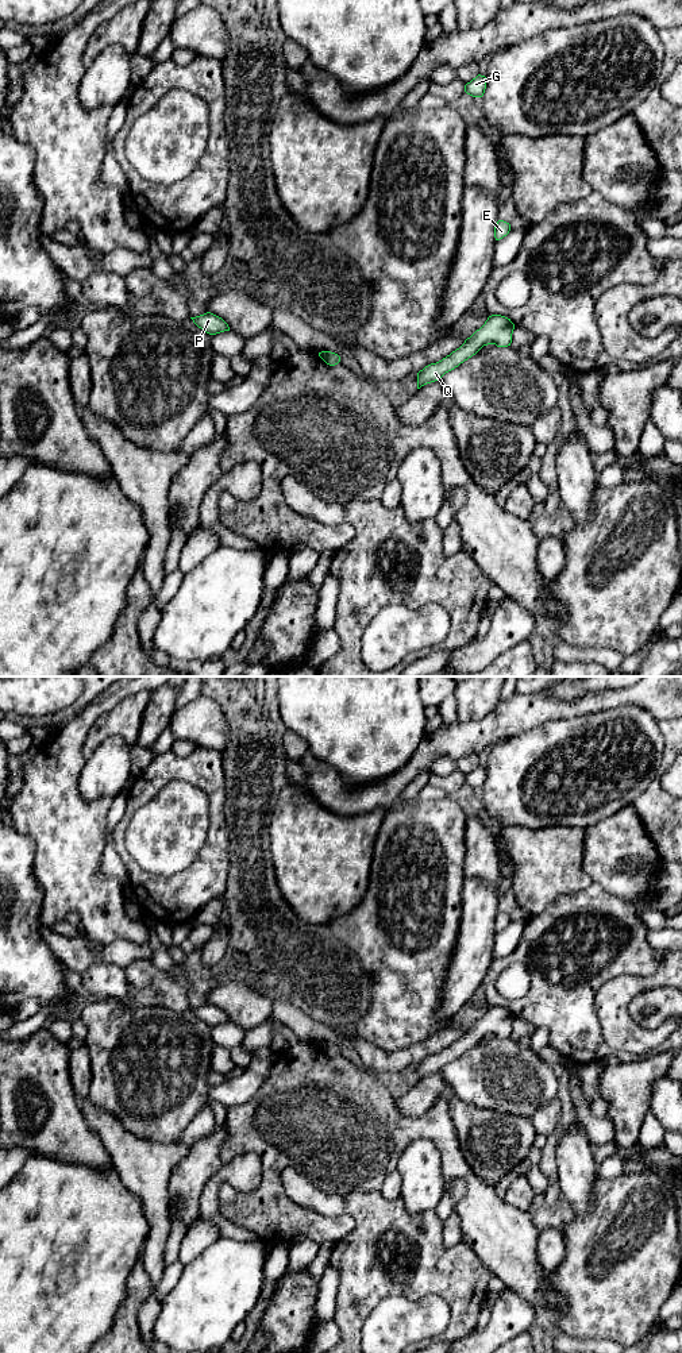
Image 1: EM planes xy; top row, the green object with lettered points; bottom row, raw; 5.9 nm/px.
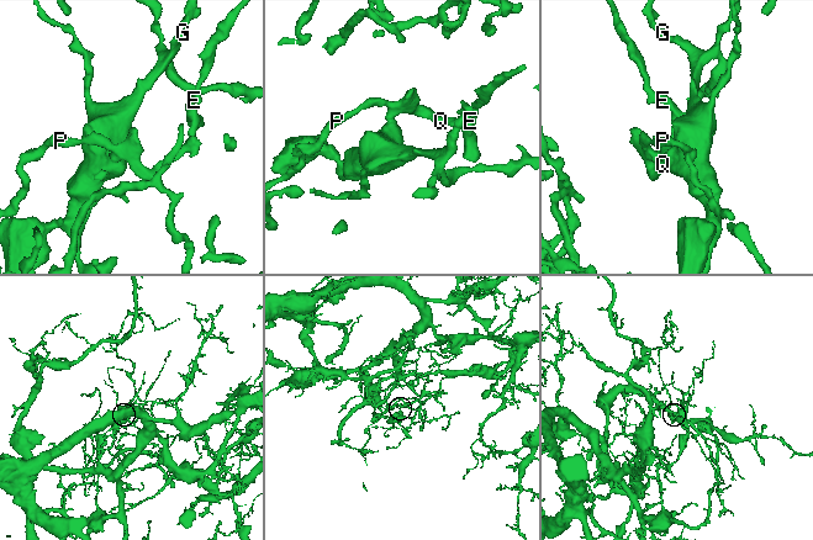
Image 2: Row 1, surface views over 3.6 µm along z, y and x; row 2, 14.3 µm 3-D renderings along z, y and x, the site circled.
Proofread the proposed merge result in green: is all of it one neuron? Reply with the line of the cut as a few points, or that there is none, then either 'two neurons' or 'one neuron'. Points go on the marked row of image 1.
cut xy (326, 351), (320, 357); two neurons

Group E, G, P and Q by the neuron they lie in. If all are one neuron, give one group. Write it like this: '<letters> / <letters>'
E P Q / G

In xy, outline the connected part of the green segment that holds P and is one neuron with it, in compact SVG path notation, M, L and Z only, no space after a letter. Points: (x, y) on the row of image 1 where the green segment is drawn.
M211 312L190 319L199 328L201 328L209 335L216 335L224 331L230 331L228 324L221 317Z

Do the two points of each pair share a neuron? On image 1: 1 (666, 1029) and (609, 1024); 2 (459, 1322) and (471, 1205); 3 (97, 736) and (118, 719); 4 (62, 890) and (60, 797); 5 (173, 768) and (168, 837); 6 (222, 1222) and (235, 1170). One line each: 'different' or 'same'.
1: same
2: different
3: same
4: same
5: different
6: same

